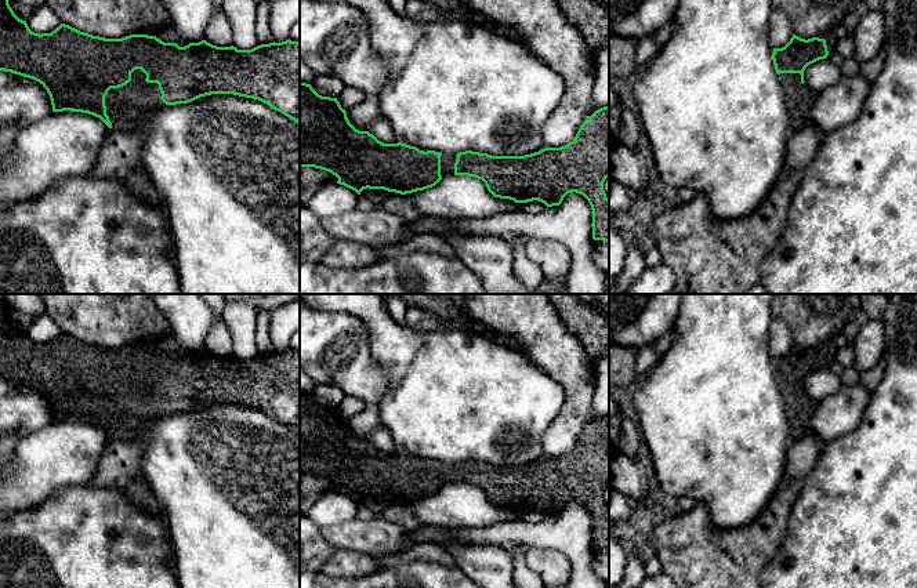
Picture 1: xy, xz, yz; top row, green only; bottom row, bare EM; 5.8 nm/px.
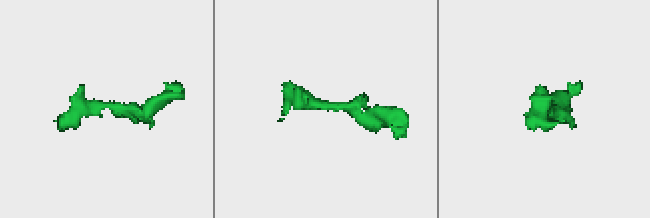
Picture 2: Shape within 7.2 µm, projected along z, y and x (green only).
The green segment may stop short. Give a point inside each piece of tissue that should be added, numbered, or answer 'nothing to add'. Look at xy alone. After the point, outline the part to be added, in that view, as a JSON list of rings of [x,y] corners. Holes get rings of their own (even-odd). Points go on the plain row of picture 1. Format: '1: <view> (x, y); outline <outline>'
1: xy (127, 416); outline [[[141,378],[131,382],[131,391],[110,398],[105,406],[106,424],[113,440],[141,440],[146,435],[146,424],[162,418],[162,402],[157,392],[146,392]]]

